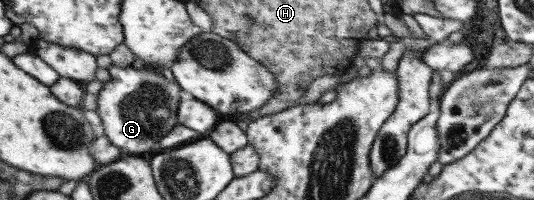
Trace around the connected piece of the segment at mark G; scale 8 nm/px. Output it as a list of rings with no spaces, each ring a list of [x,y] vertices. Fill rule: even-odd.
[[[131,65],[106,68],[110,79],[106,80],[96,94],[96,113],[102,122],[104,136],[108,142],[126,153],[146,153],[158,143],[174,125],[176,125],[176,109],[178,109],[178,91],[180,87],[176,82],[166,80],[158,70],[144,66],[135,69]]]

